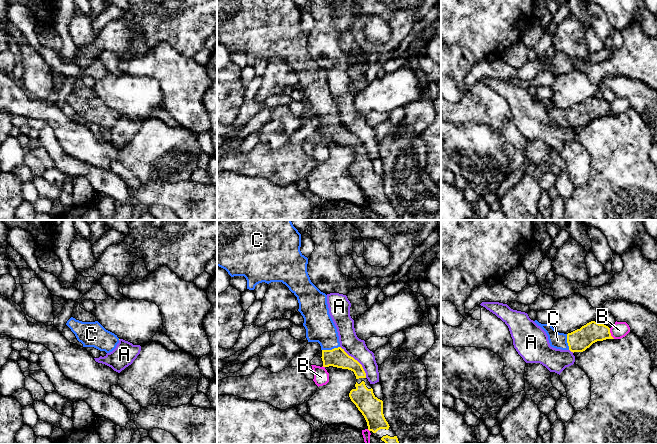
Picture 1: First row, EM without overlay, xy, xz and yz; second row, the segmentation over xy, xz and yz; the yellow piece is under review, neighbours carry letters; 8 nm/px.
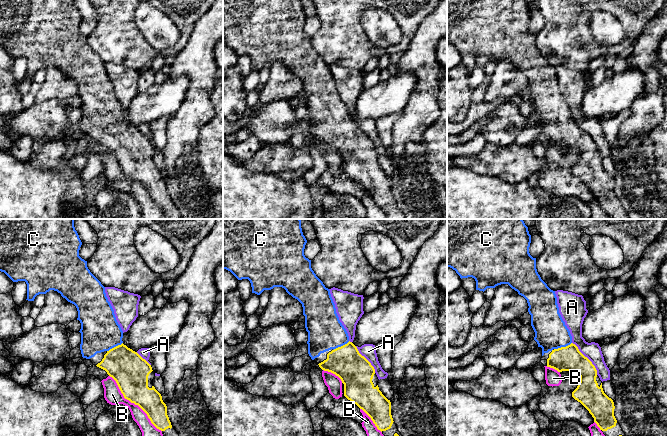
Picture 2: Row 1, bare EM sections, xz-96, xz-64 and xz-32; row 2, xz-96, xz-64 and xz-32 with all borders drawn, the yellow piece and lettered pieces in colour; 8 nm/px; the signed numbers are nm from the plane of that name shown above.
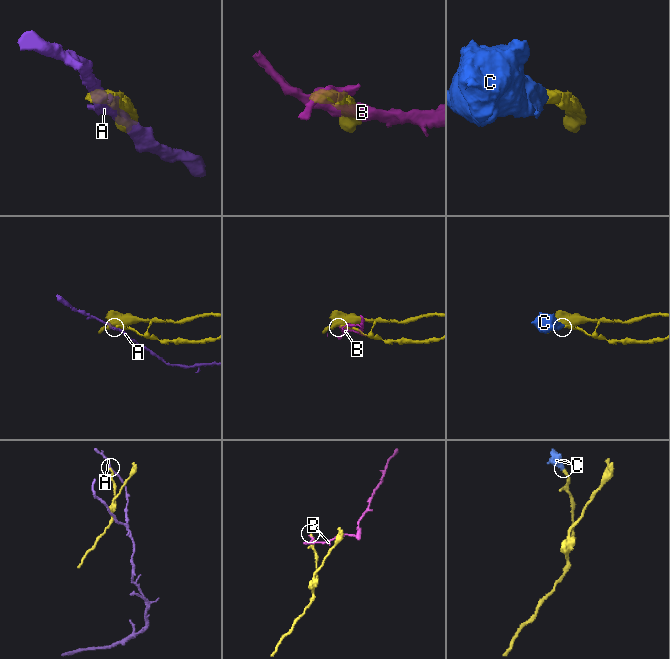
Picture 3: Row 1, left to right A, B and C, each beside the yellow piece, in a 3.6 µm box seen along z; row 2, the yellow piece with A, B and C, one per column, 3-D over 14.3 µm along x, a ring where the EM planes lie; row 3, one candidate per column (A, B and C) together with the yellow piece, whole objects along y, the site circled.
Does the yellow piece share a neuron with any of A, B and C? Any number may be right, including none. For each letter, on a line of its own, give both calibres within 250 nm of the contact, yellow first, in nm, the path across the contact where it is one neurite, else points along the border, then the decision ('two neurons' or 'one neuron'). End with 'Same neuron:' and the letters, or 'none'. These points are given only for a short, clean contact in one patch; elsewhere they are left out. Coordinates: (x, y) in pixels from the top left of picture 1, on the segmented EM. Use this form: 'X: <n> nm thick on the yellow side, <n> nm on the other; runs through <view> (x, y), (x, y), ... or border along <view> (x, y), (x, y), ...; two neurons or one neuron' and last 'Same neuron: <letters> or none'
A: 160 nm thick on the yellow side, 160 nm on the other; two neurons
B: 170 nm thick on the yellow side, 130 nm on the other; two neurons
C: 160 nm thick on the yellow side, 220 nm on the other; runs through xz (337, 357), (330, 350), (329, 340), (318, 323); one neuron
Same neuron: C

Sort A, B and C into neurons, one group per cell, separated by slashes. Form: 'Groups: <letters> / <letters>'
Groups: A / B / C

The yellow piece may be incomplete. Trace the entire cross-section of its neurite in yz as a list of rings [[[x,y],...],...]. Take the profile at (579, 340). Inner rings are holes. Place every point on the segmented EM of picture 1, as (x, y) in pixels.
[[[537,320],[534,322],[546,332],[551,347],[573,353],[583,352],[597,341],[614,339],[608,326],[595,321],[568,334],[557,332],[551,324],[541,324]]]

